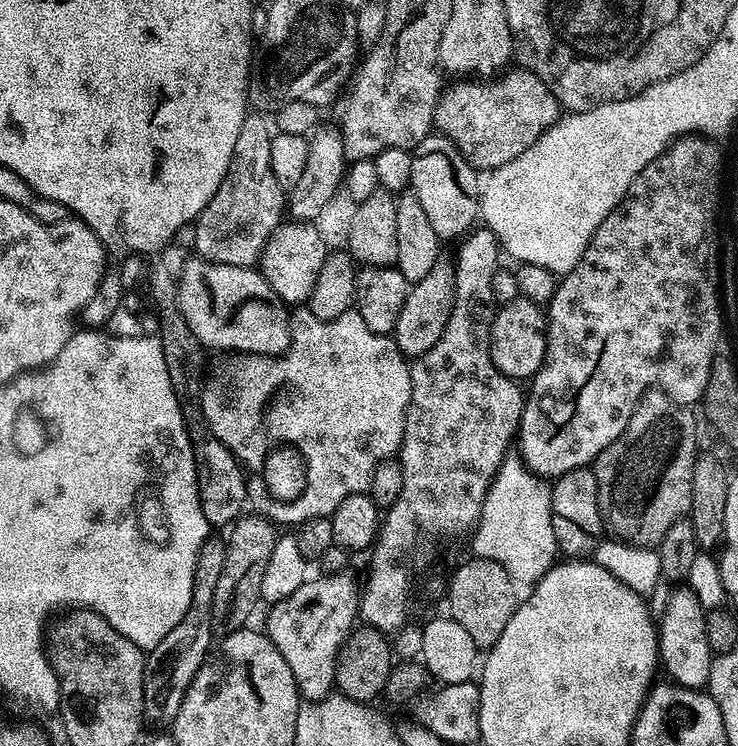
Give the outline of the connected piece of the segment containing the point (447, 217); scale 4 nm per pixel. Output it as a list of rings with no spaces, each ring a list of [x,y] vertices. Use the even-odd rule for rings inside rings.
[[[429,134],[425,140],[418,142],[416,148],[411,149],[411,154],[410,190],[418,198],[434,234],[438,234],[444,242],[463,237],[477,223],[480,211],[481,181],[477,169],[469,166],[457,148],[439,134]]]

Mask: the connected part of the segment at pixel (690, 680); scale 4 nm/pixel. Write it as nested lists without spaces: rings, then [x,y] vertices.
[[[676,586],[668,596],[660,616],[658,612],[658,664],[668,671],[667,679],[682,688],[703,689],[710,678],[714,653],[707,640],[708,612],[698,602],[698,594],[687,586]]]

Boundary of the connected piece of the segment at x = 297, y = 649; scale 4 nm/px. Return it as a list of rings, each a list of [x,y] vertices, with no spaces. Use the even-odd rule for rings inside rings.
[[[344,572],[317,577],[317,580],[305,580],[290,598],[282,598],[267,609],[266,634],[274,646],[278,646],[278,654],[286,658],[286,666],[290,666],[290,674],[294,674],[300,695],[308,702],[320,700],[333,691],[336,656],[357,623],[362,593]]]

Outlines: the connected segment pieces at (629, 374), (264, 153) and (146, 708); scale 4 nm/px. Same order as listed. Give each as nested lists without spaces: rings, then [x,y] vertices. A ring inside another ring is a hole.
[[[689,134],[671,141],[662,155],[654,158],[654,162],[650,162],[650,166],[646,166],[646,170],[642,170],[642,174],[634,178],[622,202],[618,202],[618,206],[604,219],[602,226],[598,226],[578,266],[574,266],[574,270],[567,272],[557,283],[556,292],[546,305],[548,341],[546,342],[544,365],[530,381],[532,389],[527,389],[524,412],[520,416],[518,429],[519,453],[524,463],[536,475],[555,478],[575,468],[591,465],[598,453],[606,450],[606,446],[610,446],[610,442],[614,442],[614,438],[618,438],[618,434],[626,430],[626,422],[630,422],[630,414],[634,414],[637,404],[644,397],[644,393],[649,390],[657,388],[681,406],[692,406],[695,400],[697,403],[703,397],[706,382],[710,378],[712,361],[718,355],[716,343],[720,340],[720,308],[722,309],[722,292],[721,289],[713,286],[714,270],[710,268],[710,193],[718,164],[716,157],[721,151],[717,145],[712,144],[715,143],[701,134]]]
[[[249,114],[242,122],[242,130],[238,130],[238,139],[234,141],[234,154],[230,158],[230,166],[226,170],[226,178],[222,178],[222,186],[210,198],[200,215],[194,221],[196,240],[195,255],[203,260],[226,266],[253,267],[259,261],[262,250],[270,238],[270,234],[282,223],[286,212],[286,189],[278,186],[278,178],[274,178],[274,170],[270,170],[270,142],[273,129],[260,116]]]
[[[210,532],[198,550],[194,564],[194,578],[191,582],[191,605],[182,620],[165,638],[149,651],[145,657],[143,674],[143,714],[147,725],[169,727],[182,706],[182,698],[188,692],[197,670],[207,660],[214,639],[212,608],[215,587],[225,566],[227,539],[221,534]]]

